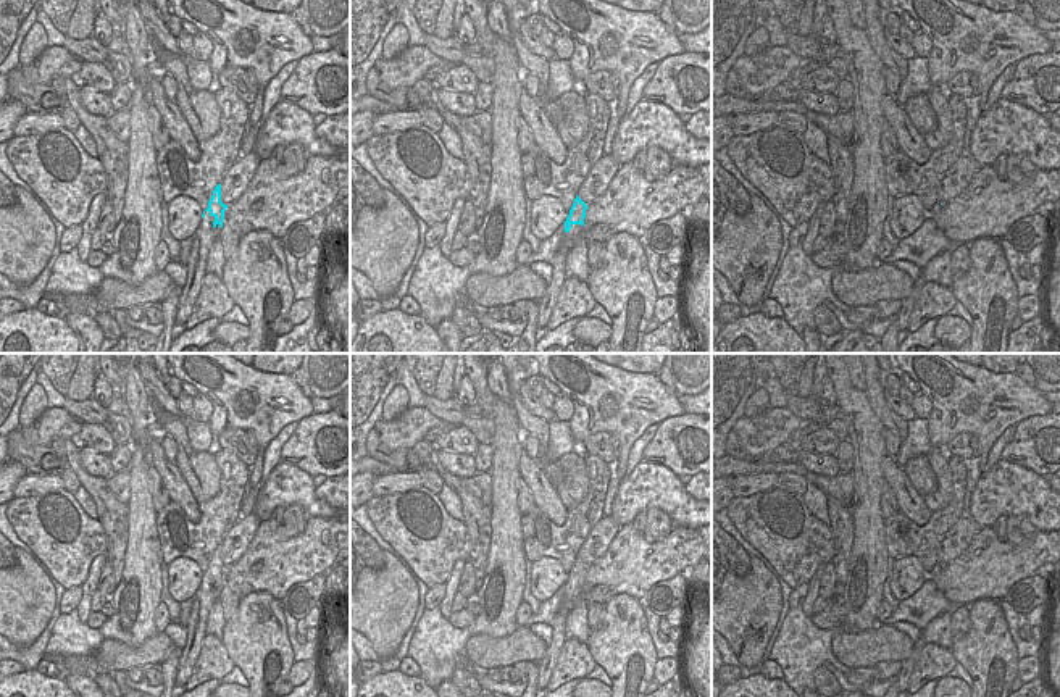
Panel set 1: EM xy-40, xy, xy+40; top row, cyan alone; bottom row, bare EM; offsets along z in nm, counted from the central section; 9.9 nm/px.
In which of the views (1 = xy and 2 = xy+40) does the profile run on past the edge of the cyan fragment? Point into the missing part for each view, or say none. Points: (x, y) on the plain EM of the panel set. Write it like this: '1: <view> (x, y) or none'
1: none
2: none

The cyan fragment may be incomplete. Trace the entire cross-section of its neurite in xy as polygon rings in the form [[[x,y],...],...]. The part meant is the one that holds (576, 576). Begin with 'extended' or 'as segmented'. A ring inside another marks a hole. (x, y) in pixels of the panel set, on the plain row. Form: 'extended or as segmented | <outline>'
as segmented | [[[576,557],[574,565],[570,571],[570,576],[565,582],[565,594],[570,594],[573,586],[584,587],[587,566]]]

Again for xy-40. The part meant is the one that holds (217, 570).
extended | [[[218,545],[208,563],[208,570],[202,576],[198,589],[192,595],[192,608],[186,624],[187,641],[184,649],[181,650],[177,674],[176,674],[177,686],[186,686],[194,671],[203,637],[207,636],[205,632],[207,618],[210,608],[221,594],[226,570],[227,566],[221,563],[221,545]]]

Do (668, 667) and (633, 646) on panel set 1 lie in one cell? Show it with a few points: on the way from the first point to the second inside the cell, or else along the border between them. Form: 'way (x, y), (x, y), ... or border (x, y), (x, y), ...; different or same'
border (657, 660), (652, 676); different

